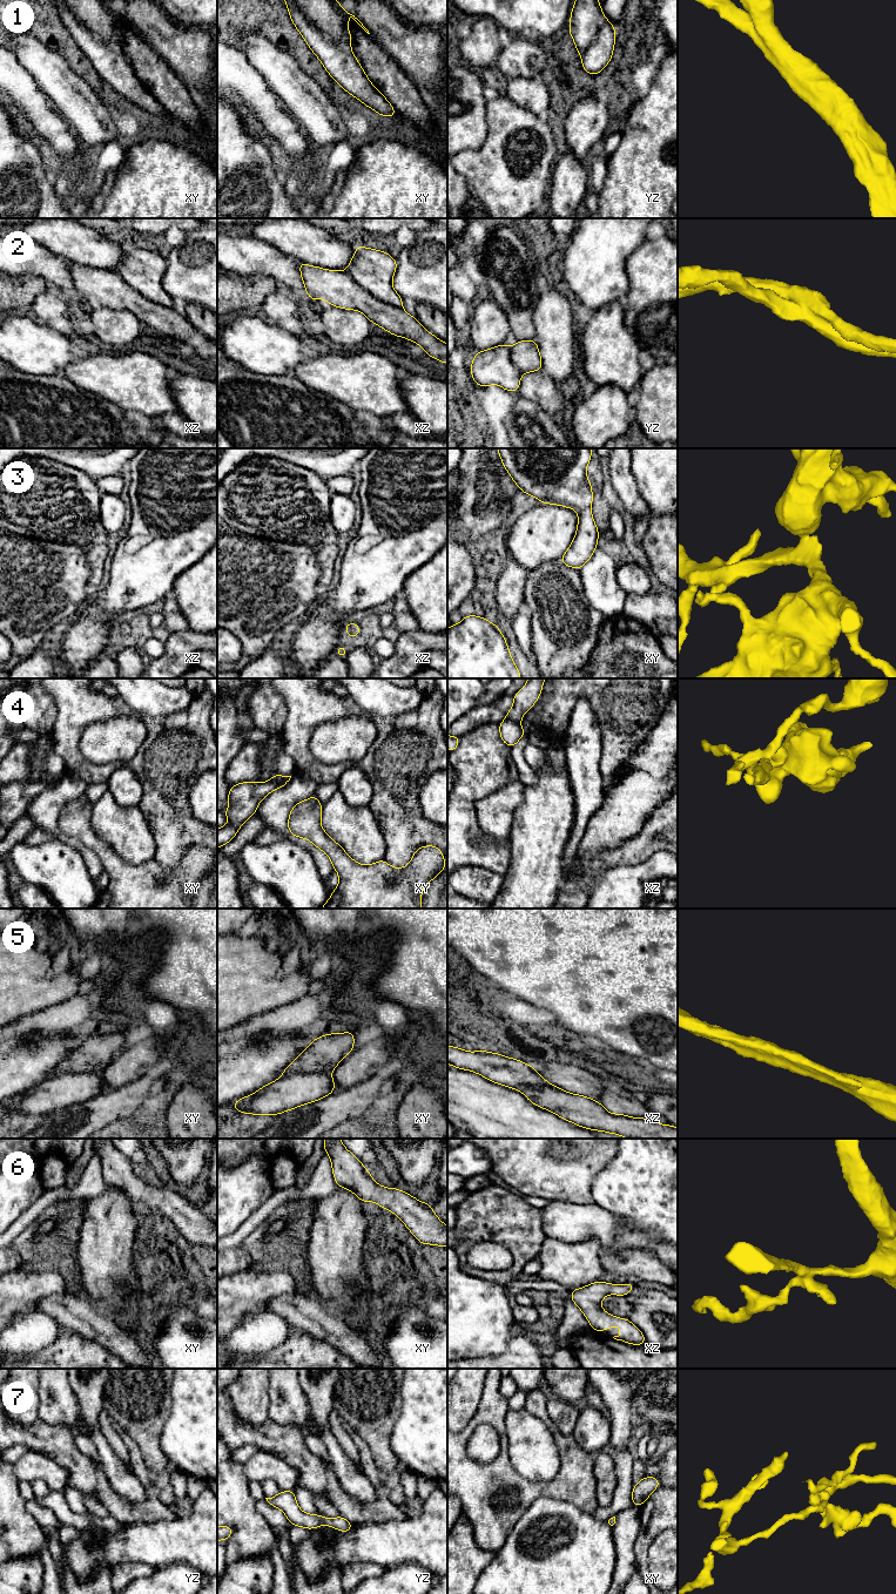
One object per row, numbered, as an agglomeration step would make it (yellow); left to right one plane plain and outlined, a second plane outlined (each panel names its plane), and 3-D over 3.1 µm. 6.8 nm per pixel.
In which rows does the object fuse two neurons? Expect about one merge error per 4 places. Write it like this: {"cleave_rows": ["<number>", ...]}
{"cleave_rows": ["1", "2", "4"]}

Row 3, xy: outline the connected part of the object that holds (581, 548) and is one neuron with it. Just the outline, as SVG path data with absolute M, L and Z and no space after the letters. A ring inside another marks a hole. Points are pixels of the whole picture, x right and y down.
M497 448L501 462L521 492L541 504L559 505L578 512L575 536L559 559L580 569L598 547L599 529L591 508L592 485L586 467L591 448Z

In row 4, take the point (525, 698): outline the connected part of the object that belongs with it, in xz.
M528 678L527 683L514 694L513 705L506 714L506 720L520 722L524 714L531 709L541 695L546 678Z

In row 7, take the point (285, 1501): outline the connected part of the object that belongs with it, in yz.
M294 1488L290 1491L282 1491L279 1494L265 1499L271 1506L283 1511L290 1525L292 1526L315 1529L318 1526L326 1525L332 1527L334 1529L338 1529L345 1533L350 1532L353 1526L353 1524L341 1515L334 1519L329 1519L318 1514L308 1514L302 1512L297 1505Z

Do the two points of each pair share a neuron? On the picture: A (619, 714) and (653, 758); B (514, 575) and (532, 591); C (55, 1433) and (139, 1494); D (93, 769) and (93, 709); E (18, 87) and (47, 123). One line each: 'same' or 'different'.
A: different
B: different
C: different
D: same
E: same

